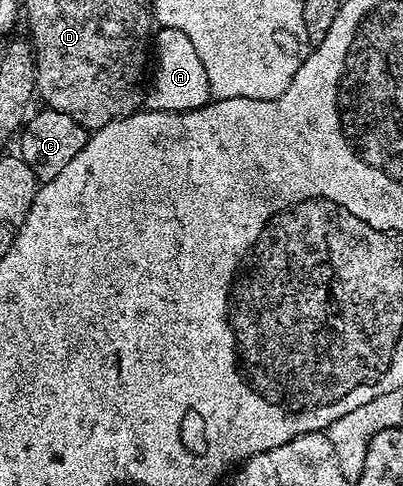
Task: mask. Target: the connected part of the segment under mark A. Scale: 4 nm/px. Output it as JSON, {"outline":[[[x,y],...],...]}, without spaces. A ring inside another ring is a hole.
{"outline":[[[160,27],[154,35],[154,70],[146,87],[147,110],[193,111],[210,102],[213,95],[210,81],[206,81],[206,65],[202,65],[202,59],[194,53],[190,37],[178,29]]]}

